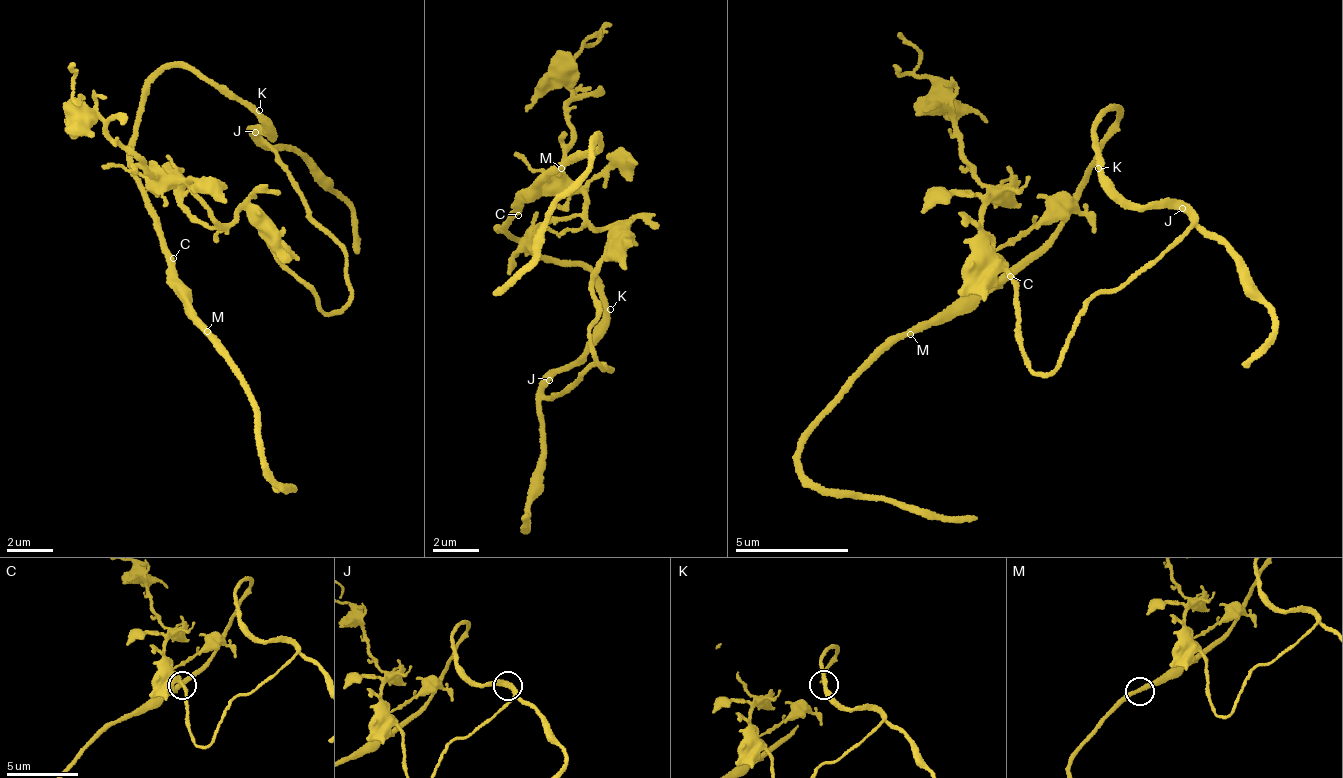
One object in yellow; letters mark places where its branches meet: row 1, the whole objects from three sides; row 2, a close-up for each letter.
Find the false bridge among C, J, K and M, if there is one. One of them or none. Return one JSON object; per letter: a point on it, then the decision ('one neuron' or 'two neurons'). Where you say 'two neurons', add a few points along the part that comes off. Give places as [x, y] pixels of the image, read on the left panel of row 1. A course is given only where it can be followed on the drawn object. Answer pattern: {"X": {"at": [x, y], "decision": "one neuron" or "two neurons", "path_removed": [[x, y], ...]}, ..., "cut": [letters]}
{"C": {"at": [173, 258], "decision": "one neuron"}, "J": {"at": [255, 132], "decision": "one neuron"}, "K": {"at": [259, 110], "decision": "one neuron"}, "M": {"at": [207, 331], "decision": "one neuron"}, "cut": []}

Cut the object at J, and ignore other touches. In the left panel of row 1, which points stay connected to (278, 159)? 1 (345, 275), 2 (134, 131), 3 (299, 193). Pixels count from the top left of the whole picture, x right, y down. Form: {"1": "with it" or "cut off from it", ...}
{"1": "with it", "2": "cut off from it", "3": "with it"}

